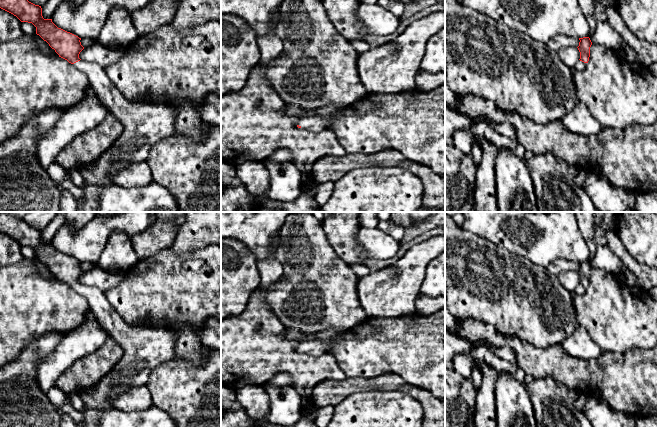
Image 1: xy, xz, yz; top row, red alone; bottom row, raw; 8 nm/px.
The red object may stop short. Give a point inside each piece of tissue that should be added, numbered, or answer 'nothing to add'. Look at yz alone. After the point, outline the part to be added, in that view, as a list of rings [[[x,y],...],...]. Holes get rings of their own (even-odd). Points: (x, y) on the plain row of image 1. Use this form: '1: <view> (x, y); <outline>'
1: yz (580, 289); [[[579,284],[579,285],[576,287],[576,289],[575,289],[575,291],[573,292],[573,294],[582,295],[582,294],[585,293],[586,289],[587,289],[587,287],[584,287],[584,286],[582,286],[582,285]]]

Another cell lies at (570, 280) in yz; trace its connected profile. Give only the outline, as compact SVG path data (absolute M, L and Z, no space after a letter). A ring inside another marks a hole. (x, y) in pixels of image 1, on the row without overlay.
M563 271L558 275L562 286L570 292L574 292L580 283L580 276L577 271Z

